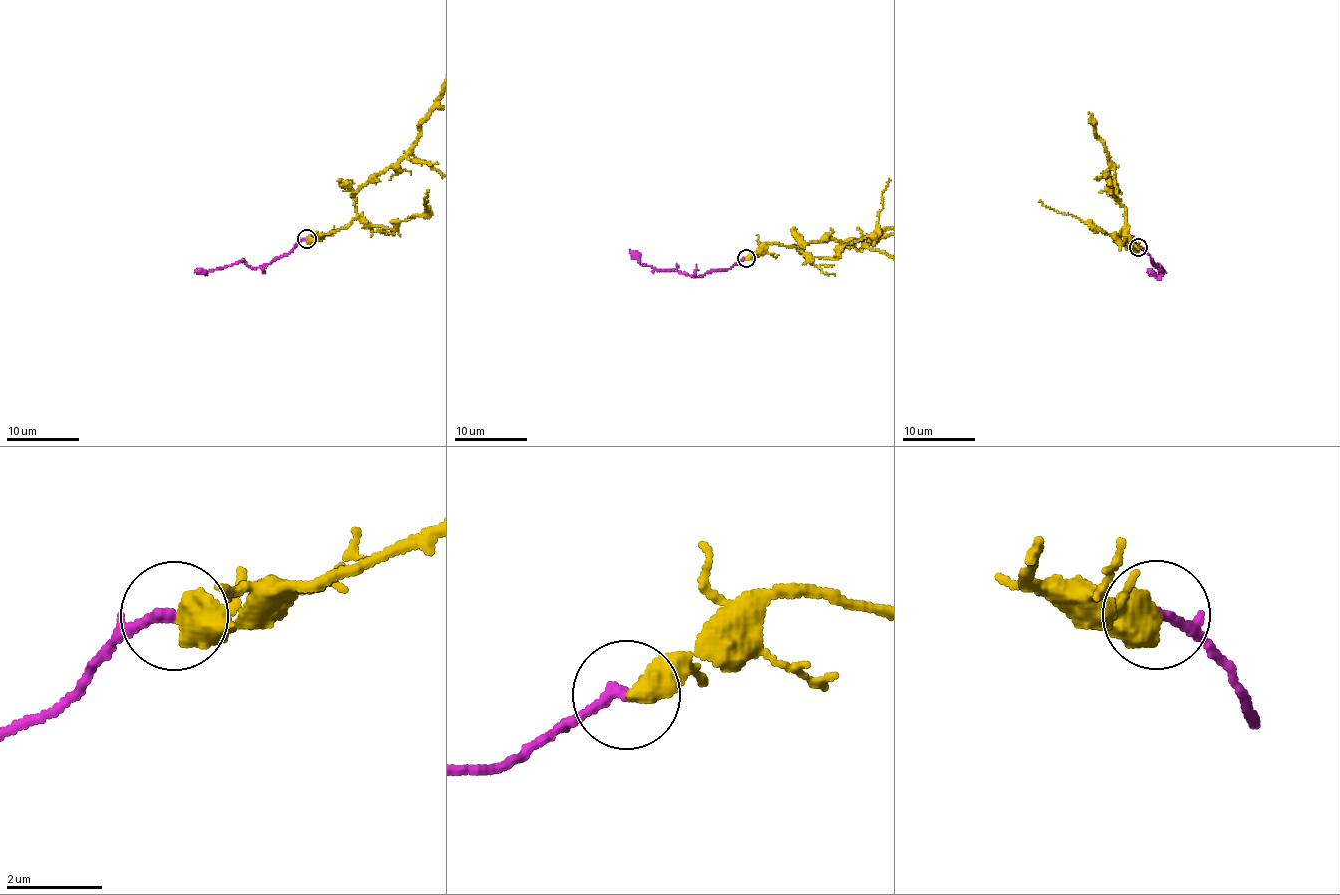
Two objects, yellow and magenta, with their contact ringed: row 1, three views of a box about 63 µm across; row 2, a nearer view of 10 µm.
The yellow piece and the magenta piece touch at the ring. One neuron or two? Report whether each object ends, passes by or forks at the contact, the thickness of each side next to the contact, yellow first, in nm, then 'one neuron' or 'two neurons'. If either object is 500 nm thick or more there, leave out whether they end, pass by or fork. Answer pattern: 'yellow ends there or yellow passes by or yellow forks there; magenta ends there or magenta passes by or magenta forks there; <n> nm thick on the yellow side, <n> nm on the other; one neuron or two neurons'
550 nm thick on the yellow side, 240 nm on the other; one neuron

